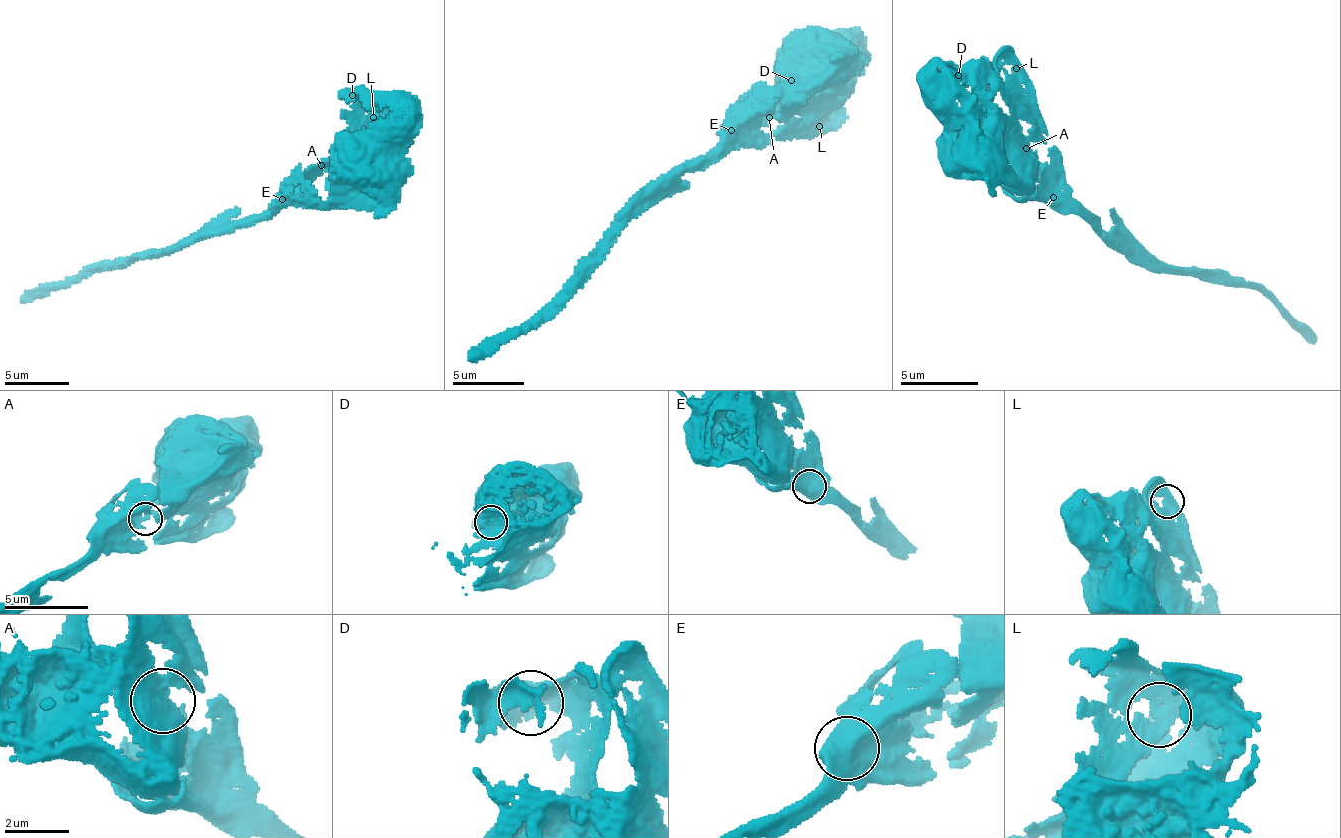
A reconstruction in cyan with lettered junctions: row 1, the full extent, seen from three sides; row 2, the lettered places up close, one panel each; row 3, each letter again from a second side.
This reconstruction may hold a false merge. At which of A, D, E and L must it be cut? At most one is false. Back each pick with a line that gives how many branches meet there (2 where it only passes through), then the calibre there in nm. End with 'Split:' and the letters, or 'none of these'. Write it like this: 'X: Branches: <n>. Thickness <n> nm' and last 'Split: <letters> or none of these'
Split: none of these

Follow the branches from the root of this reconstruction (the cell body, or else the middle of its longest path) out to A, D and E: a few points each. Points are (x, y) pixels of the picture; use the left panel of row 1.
A: (370, 169), (345, 156), (321, 164)
D: (370, 169), (370, 153), (359, 147), (360, 112), (352, 95)
E: (370, 169), (363, 170), (342, 195), (332, 194), (325, 202), (311, 206), (283, 200)

